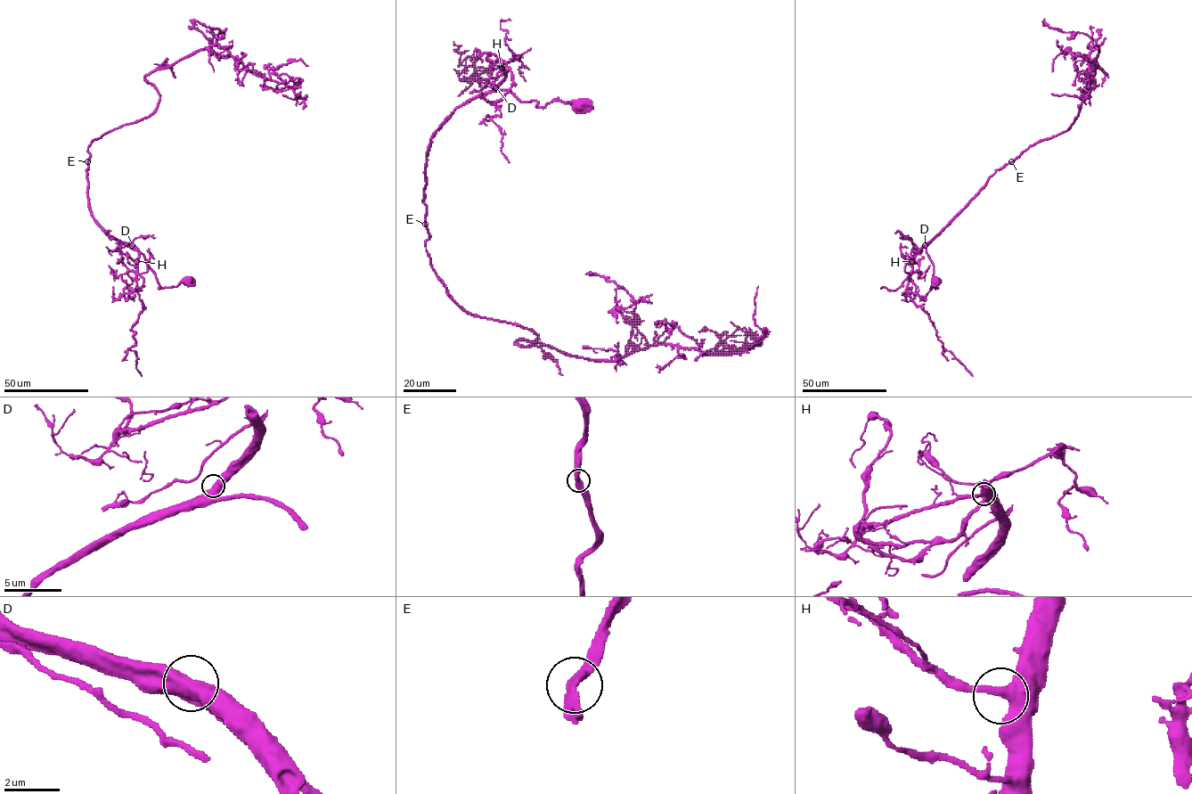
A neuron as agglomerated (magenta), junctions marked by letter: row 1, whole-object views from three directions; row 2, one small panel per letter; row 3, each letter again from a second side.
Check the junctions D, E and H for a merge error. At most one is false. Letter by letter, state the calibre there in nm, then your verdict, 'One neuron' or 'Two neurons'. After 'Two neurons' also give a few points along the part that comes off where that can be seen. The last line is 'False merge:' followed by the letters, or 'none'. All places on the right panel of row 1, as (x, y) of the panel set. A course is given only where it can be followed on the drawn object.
D: Thickness 550 nm. One neuron
E: Thickness 360 nm. One neuron
H: Thickness 400 nm. One neuron
False merge: none

